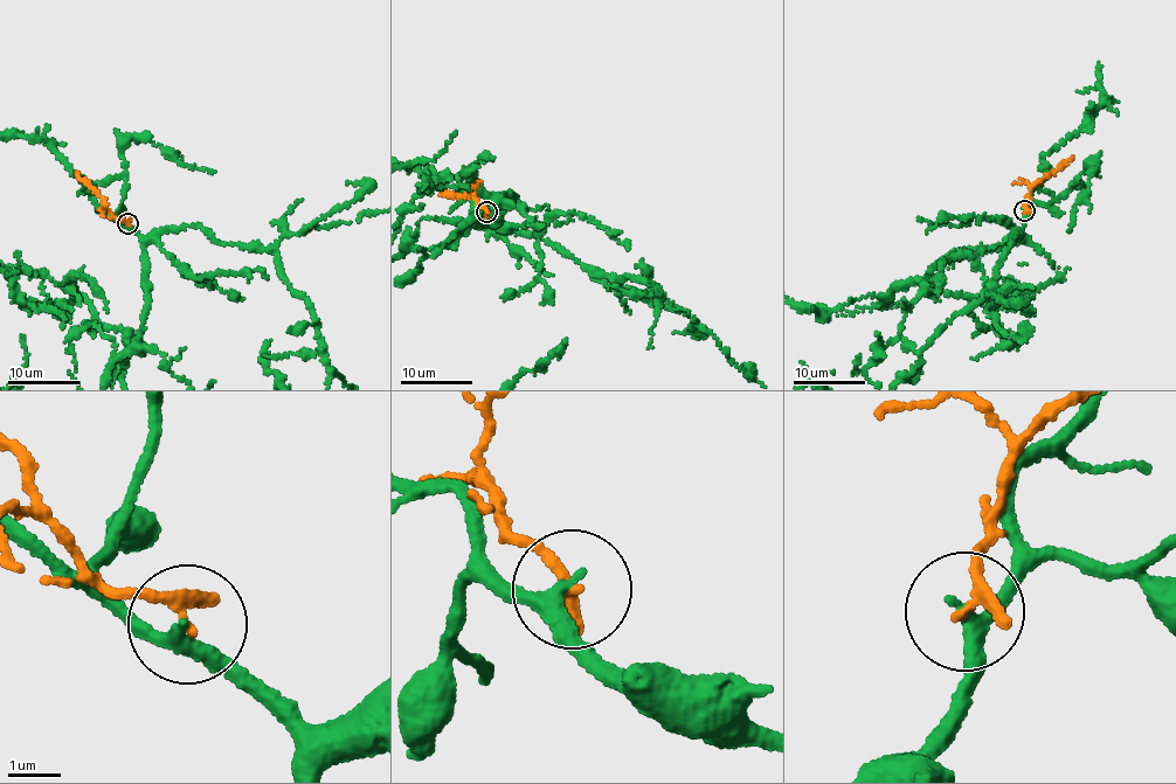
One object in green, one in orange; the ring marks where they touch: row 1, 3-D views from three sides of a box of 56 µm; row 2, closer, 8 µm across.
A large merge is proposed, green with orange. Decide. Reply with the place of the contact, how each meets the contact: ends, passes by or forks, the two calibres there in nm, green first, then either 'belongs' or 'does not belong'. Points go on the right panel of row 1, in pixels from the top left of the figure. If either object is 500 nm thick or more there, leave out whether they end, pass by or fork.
place (1024, 210); green passes by; orange ends; calibres 260 and 280 nm; does not belong

